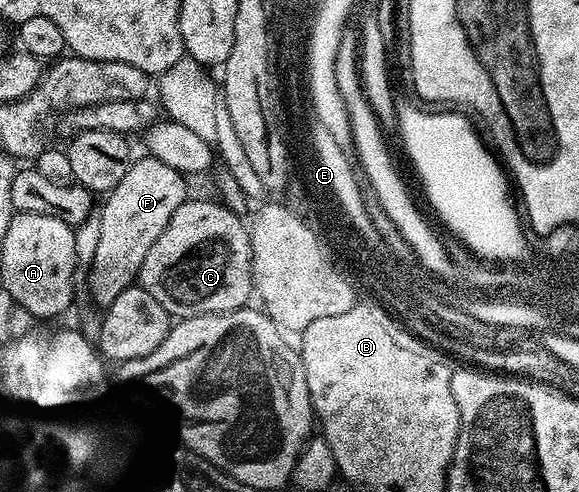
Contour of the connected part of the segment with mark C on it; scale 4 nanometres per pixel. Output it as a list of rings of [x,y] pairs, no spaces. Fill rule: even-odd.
[[[186,199],[185,204],[171,214],[167,230],[155,238],[155,246],[147,250],[147,258],[141,263],[140,287],[145,288],[170,317],[233,312],[246,307],[254,295],[253,247],[246,221],[213,200]]]

